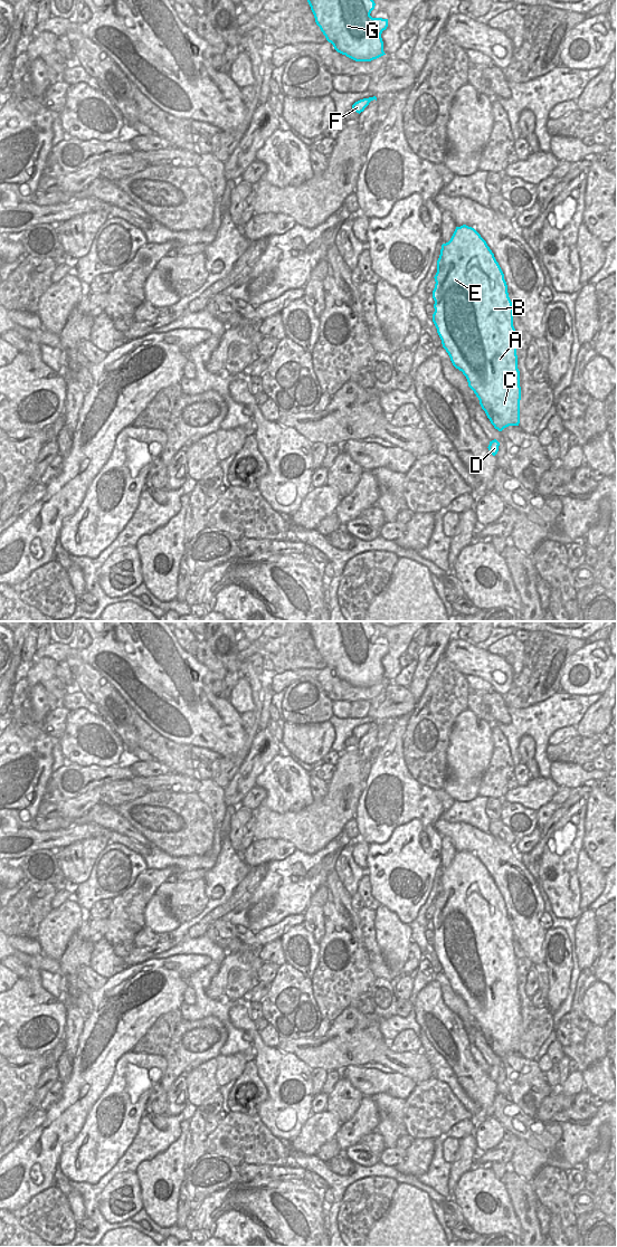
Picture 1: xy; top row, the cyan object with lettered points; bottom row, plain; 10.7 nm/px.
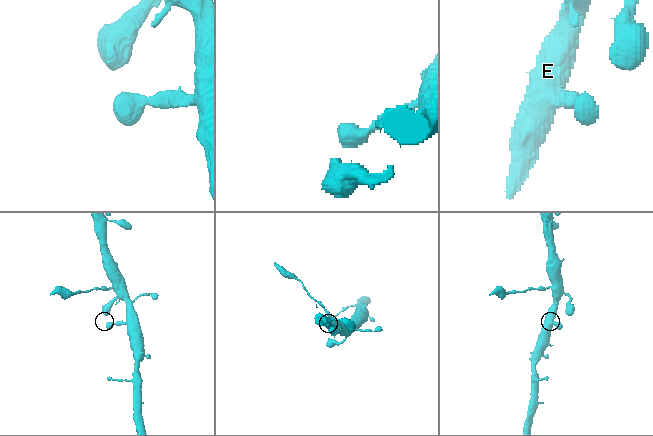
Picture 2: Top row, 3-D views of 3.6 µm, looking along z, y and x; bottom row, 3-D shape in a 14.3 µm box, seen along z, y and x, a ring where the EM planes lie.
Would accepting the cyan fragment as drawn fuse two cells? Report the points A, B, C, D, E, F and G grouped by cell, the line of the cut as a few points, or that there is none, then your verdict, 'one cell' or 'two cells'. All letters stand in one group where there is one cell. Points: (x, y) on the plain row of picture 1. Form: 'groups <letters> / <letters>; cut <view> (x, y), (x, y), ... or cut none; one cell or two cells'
groups A B C D E G / F; cut xy (369, 723), (367, 730); two cells

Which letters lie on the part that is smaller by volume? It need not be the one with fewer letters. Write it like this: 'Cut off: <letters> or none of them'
Cut off: F.

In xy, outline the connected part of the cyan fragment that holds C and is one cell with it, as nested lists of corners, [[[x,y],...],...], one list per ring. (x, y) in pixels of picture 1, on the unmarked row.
[[[456,853],[450,866],[442,870],[434,904],[433,948],[453,991],[466,1002],[495,1055],[519,1051],[521,1012],[514,935],[494,879],[474,854]]]

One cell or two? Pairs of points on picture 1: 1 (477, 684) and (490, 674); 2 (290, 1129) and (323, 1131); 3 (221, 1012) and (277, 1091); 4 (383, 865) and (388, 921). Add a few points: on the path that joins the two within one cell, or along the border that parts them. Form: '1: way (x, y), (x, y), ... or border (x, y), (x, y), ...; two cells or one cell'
1: border (465, 676), (481, 677), (494, 691); two cells
2: border (312, 1113), (303, 1124), (301, 1132), (290, 1143); two cells
3: border (250, 1043), (253, 1046); two cells
4: border (380, 904), (385, 905), (402, 922), (408, 924); two cells

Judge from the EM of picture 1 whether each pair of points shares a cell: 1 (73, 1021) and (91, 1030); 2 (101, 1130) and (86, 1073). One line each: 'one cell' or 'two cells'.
1: two cells
2: two cells

